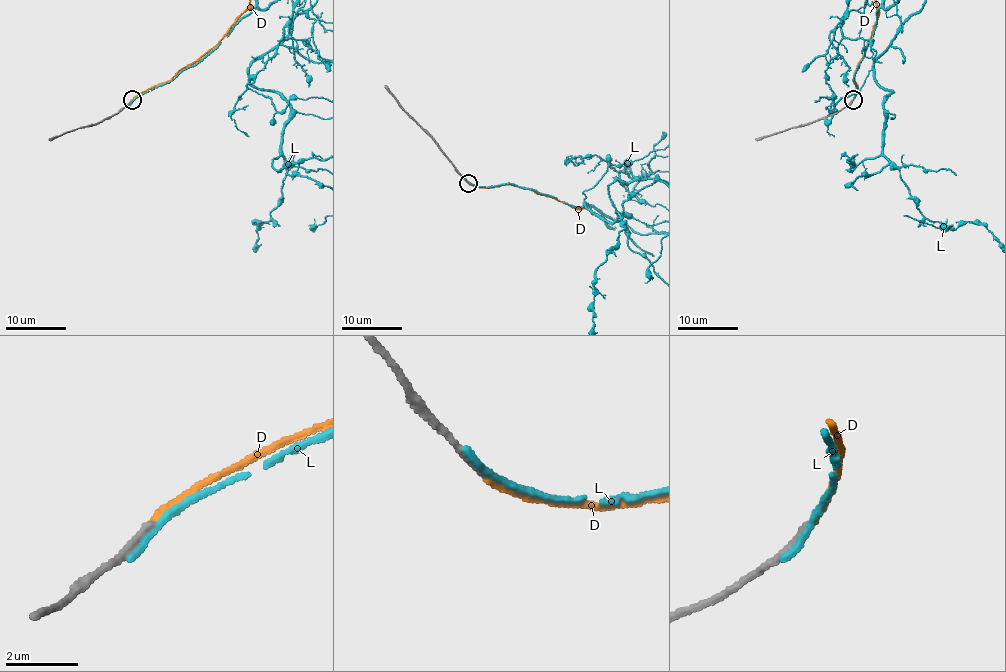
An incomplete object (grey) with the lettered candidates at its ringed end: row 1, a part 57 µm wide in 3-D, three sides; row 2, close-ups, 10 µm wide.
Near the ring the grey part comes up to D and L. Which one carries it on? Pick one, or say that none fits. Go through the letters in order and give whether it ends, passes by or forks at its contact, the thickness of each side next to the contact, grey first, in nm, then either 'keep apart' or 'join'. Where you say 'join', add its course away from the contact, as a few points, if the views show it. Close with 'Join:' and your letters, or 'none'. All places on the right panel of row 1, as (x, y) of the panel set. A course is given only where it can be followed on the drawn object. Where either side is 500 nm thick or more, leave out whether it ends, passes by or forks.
D: it ends | 220/180 nm | join
L: it ends | 280/260 nm | keep apart
Join: D

